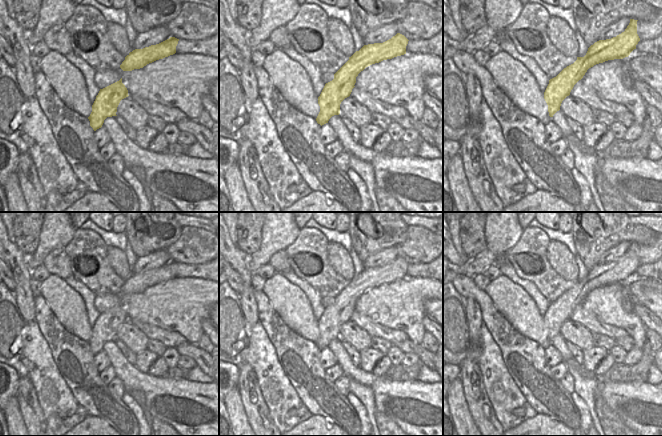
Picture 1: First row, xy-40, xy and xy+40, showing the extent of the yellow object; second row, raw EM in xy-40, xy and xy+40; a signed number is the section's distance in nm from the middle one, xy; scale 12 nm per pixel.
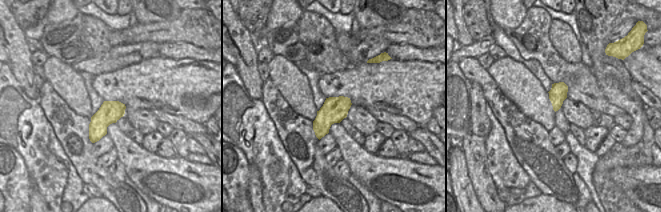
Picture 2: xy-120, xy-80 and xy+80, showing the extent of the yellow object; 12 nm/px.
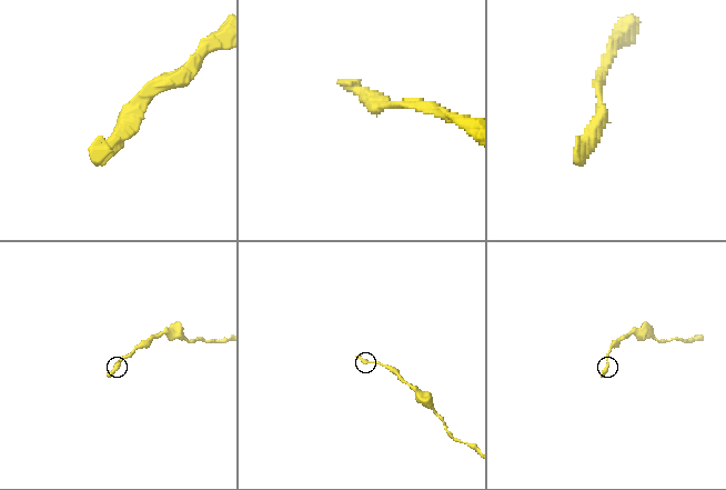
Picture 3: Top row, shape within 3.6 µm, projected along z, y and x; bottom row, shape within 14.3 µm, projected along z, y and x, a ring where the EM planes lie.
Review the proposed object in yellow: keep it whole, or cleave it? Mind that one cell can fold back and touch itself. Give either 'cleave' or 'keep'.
keep

